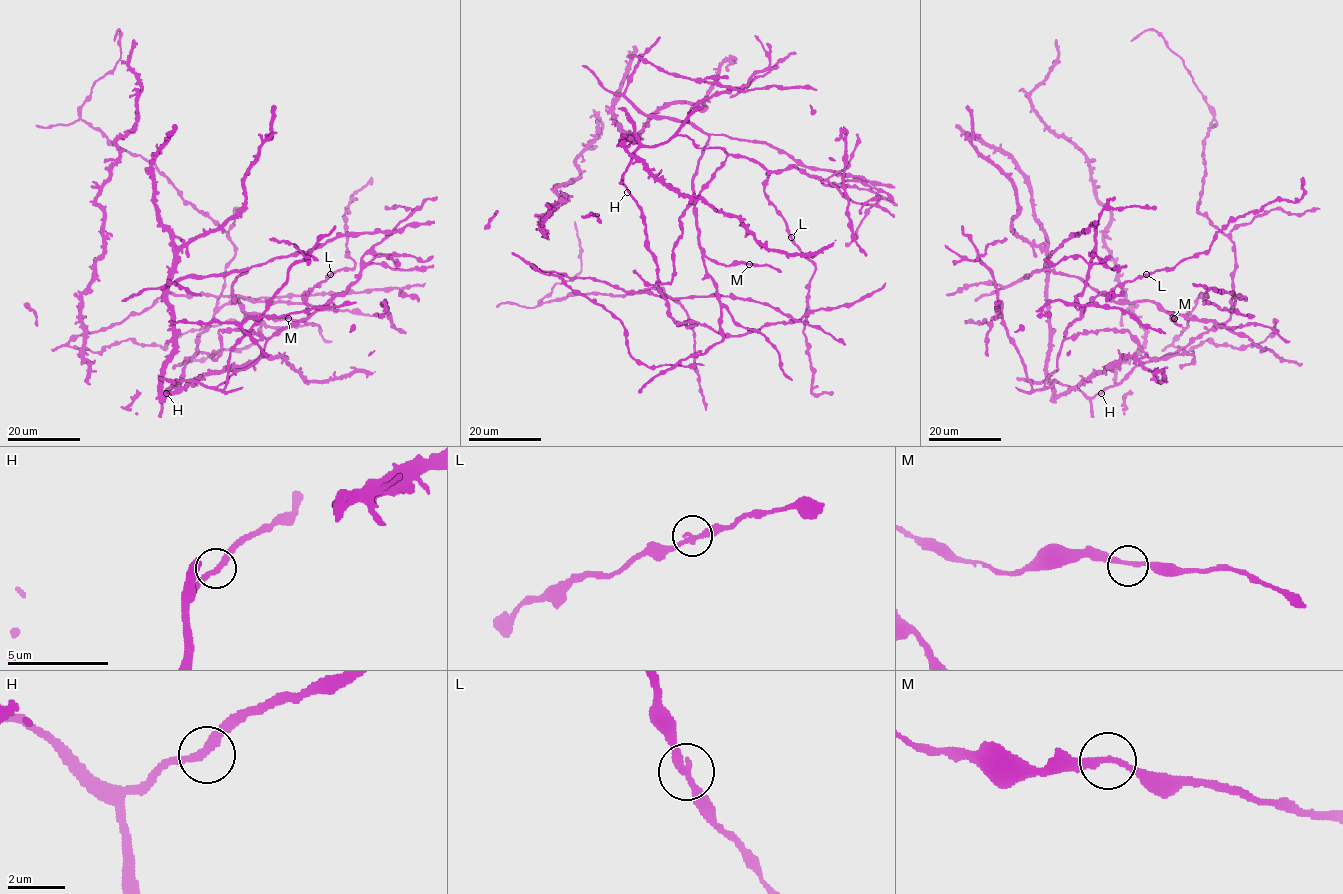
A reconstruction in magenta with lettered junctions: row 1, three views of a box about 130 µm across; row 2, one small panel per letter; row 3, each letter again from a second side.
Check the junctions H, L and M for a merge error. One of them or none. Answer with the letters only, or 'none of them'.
none of them

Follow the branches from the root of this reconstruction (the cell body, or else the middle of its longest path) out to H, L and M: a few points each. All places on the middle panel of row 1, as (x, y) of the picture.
H: (647, 237), (641, 209), (627, 192)
L: (647, 237), (621, 174), (640, 147), (677, 134), (760, 163), (764, 194), (790, 237)
M: (647, 237), (621, 174), (677, 134), (768, 171), (860, 179), (710, 134), (692, 180), (698, 243), (749, 264)

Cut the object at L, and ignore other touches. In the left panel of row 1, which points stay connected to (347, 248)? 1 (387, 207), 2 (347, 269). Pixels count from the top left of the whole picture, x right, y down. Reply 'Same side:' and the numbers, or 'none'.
Same side: 2

